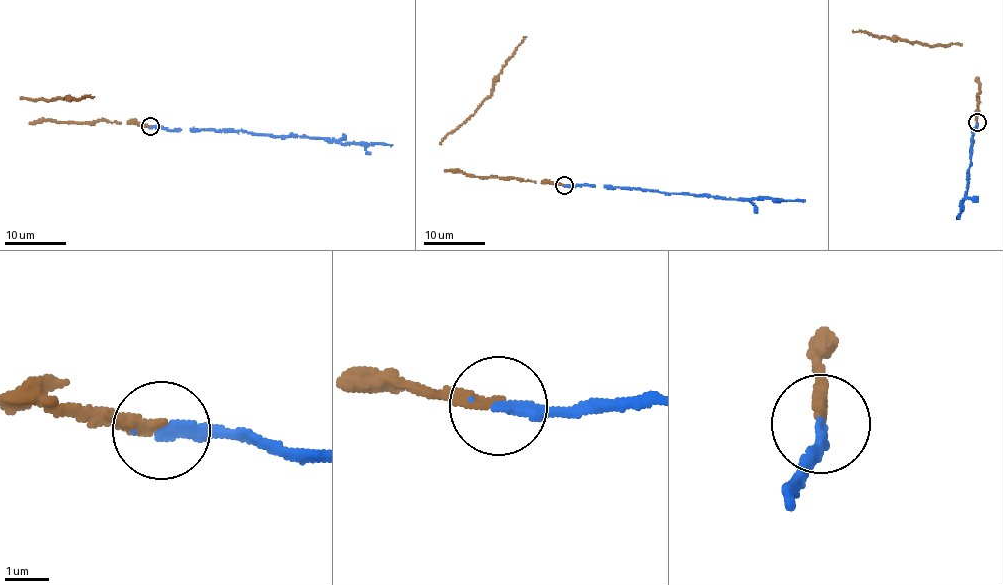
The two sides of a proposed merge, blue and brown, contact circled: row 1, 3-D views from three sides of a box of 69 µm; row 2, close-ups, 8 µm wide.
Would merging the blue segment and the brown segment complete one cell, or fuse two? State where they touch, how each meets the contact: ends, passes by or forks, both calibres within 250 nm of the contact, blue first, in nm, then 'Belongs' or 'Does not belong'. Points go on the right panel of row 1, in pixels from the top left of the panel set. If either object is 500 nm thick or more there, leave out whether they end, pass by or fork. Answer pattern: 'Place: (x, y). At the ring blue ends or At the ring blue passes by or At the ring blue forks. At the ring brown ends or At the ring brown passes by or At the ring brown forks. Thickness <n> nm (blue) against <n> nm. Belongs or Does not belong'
Place: (977, 122). At the ring blue ends. At the ring brown ends. Thickness 280 nm (blue) against 280 nm. Belongs

